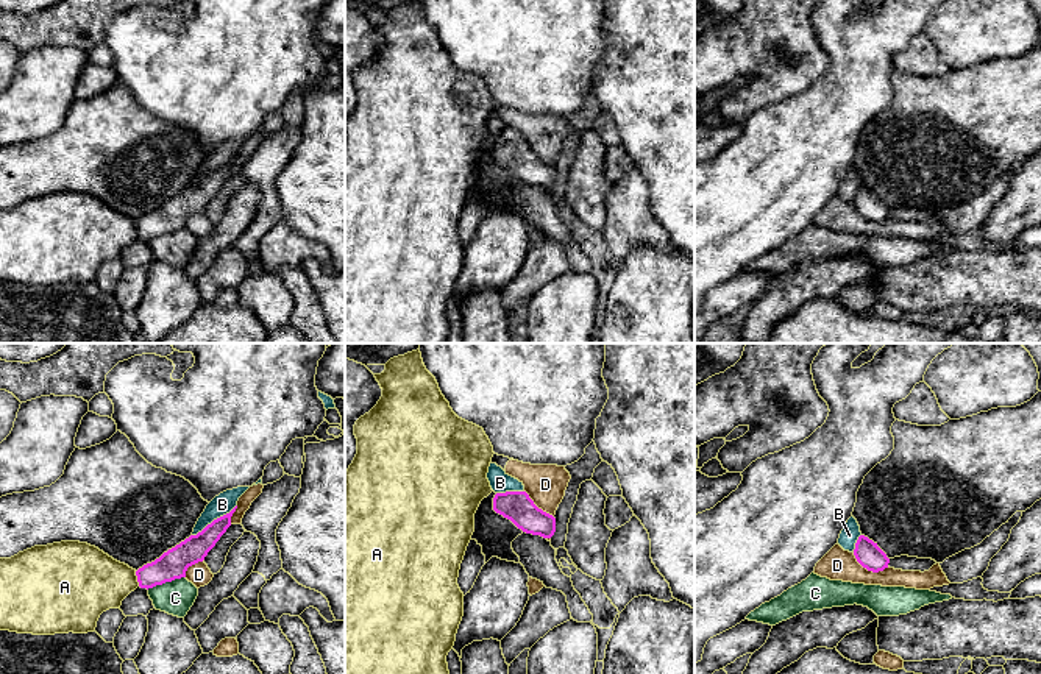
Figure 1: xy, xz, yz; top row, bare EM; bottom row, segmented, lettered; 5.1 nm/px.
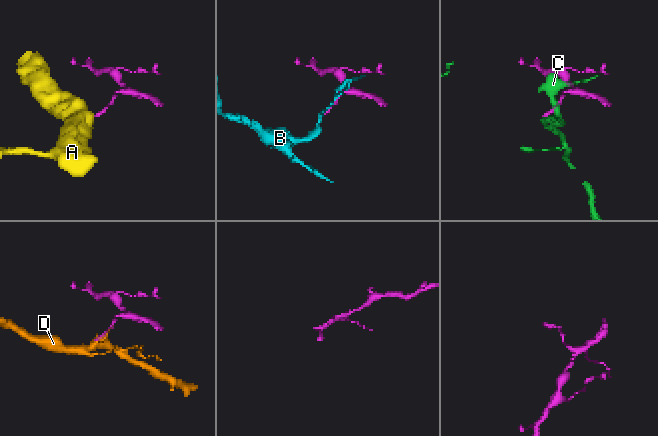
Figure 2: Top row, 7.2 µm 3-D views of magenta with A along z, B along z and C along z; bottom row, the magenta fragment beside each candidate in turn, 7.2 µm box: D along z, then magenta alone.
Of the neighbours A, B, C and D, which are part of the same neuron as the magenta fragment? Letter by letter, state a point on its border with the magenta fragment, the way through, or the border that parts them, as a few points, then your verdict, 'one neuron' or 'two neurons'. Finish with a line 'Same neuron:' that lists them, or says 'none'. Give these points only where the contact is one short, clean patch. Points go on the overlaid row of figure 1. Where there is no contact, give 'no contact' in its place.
A: xy (138, 579) | along xy (135, 571), (139, 585) | two neurons
B: xy (214, 520) | two neurons
C: xy (166, 581) | along xy (184, 576), (147, 588) | two neurons
D: yz (870, 570) | two neurons
Same neuron: none

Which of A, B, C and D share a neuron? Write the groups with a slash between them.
A / B / C / D

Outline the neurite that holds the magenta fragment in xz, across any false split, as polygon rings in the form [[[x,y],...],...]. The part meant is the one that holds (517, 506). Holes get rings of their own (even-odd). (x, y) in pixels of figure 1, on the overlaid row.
[[[526,491],[496,493],[493,510],[526,534],[551,538],[556,532],[556,518],[538,509]]]

